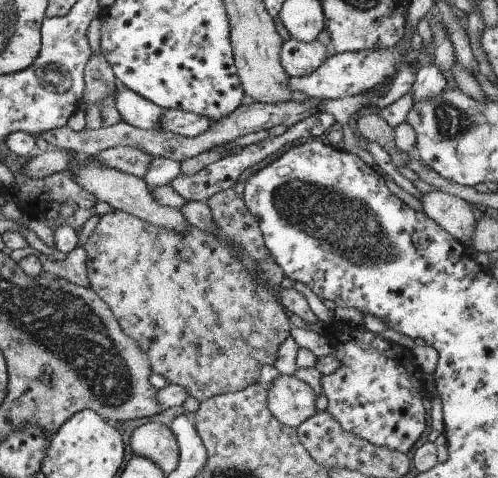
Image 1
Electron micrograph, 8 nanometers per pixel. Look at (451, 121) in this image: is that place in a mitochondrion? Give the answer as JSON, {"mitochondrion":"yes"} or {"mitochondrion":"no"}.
{"mitochondrion":"yes"}

